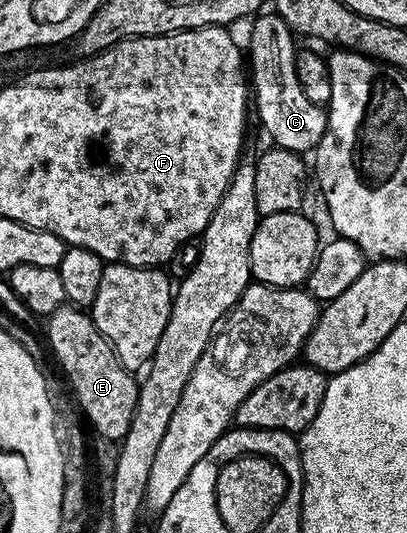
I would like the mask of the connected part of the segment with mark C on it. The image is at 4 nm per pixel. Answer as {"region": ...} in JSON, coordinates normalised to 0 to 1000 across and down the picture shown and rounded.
{"region":[[[678,30],[619,36],[607,86],[607,131],[617,141],[617,184],[641,236],[671,257],[668,272],[720,281],[735,291],[776,283],[799,246],[801,208],[781,193],[754,188],[725,143],[732,88],[720,86],[725,66],[698,38]]]}

